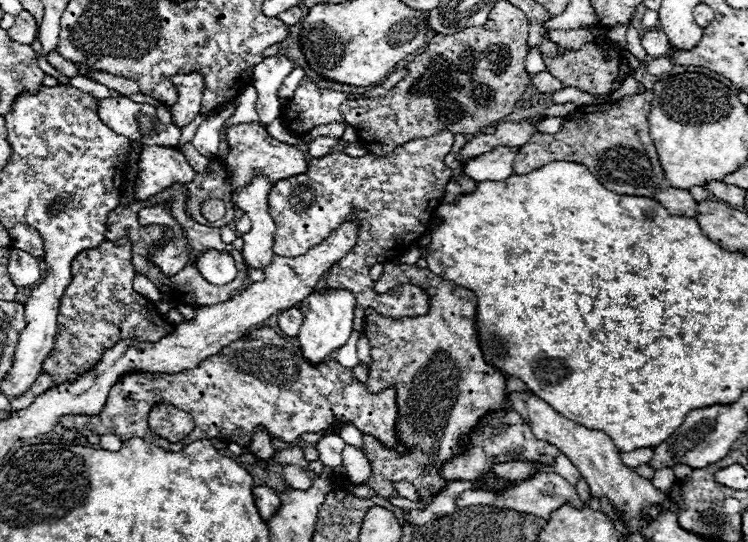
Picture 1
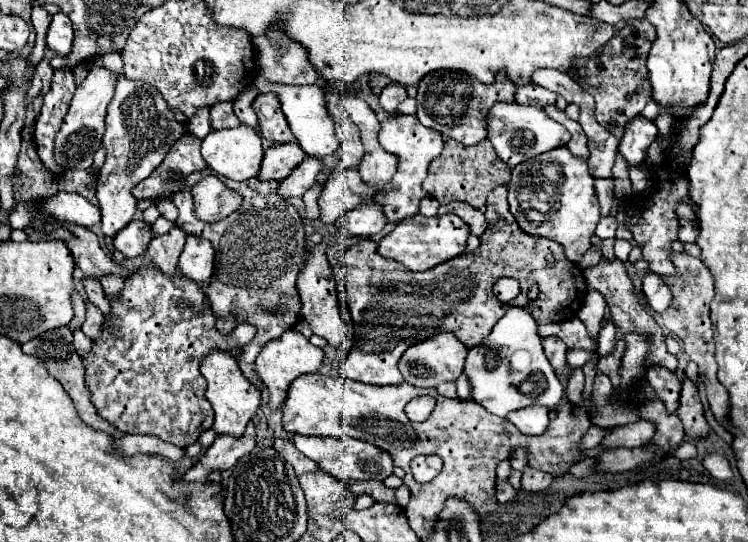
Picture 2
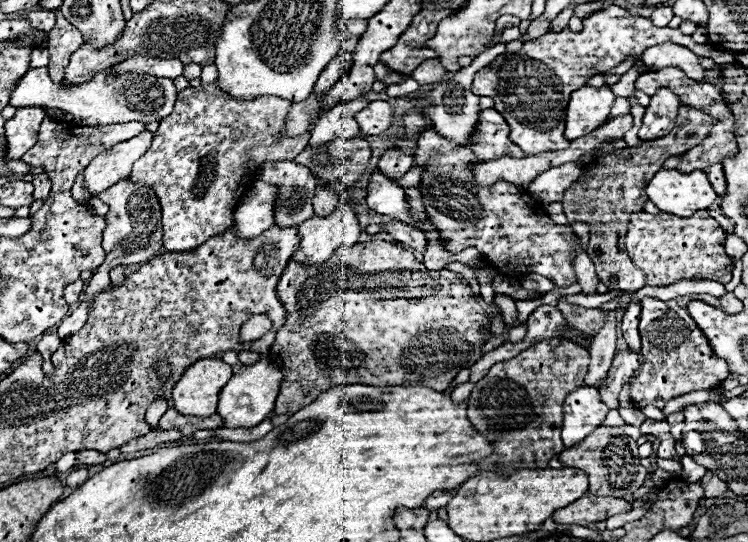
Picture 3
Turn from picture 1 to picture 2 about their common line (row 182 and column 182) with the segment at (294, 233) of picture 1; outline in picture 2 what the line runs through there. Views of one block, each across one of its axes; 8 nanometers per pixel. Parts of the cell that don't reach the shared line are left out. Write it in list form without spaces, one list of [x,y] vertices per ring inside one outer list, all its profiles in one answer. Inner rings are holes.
[[[150,264],[150,266],[138,266],[136,268],[136,272],[132,272],[130,276],[126,276],[126,280],[124,280],[124,288],[114,296],[114,298],[110,298],[110,296],[106,296],[108,298],[108,302],[110,302],[110,308],[112,308],[112,312],[110,312],[110,318],[104,318],[104,326],[102,326],[102,330],[100,330],[100,336],[92,342],[92,348],[90,348],[90,352],[82,358],[82,362],[84,362],[84,370],[86,370],[86,388],[90,390],[90,400],[92,400],[92,404],[96,406],[96,412],[104,418],[104,420],[108,420],[114,428],[118,428],[122,434],[154,434],[156,438],[160,438],[160,440],[164,440],[164,442],[170,442],[170,444],[174,444],[174,446],[180,446],[180,448],[188,448],[190,444],[194,444],[196,440],[198,440],[198,436],[200,436],[200,432],[204,432],[204,430],[208,430],[208,428],[212,428],[212,422],[214,422],[214,410],[212,410],[212,406],[208,404],[208,400],[206,400],[206,396],[204,396],[204,392],[206,392],[206,380],[204,380],[204,376],[200,374],[200,360],[204,358],[204,354],[210,350],[210,348],[222,348],[222,350],[232,350],[232,348],[240,348],[240,346],[244,346],[244,344],[248,344],[252,338],[254,338],[254,334],[256,334],[256,328],[252,326],[252,324],[248,324],[248,322],[242,322],[242,324],[238,324],[230,334],[220,334],[218,330],[216,330],[216,320],[214,320],[214,316],[212,316],[212,310],[208,308],[208,304],[204,304],[204,292],[202,292],[202,288],[200,288],[200,284],[198,282],[194,282],[194,280],[190,280],[190,278],[186,278],[186,276],[178,276],[178,274],[174,274],[174,276],[166,276],[160,268],[156,268],[154,264]]]

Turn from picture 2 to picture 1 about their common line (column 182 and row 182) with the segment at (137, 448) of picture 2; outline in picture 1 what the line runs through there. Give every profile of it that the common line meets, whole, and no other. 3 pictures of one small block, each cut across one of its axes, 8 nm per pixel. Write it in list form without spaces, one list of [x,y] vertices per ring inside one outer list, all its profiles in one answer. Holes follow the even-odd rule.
[[[450,180],[450,184],[446,186],[446,194],[444,194],[444,198],[442,198],[442,202],[444,204],[450,204],[450,202],[456,202],[456,198],[462,194],[462,188],[460,188],[460,184],[456,182],[456,180]]]

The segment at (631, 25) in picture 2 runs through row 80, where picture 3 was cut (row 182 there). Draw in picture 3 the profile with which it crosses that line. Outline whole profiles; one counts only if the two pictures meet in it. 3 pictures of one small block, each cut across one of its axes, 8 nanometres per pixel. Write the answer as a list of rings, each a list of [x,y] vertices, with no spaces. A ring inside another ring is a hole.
[[[682,106],[678,112],[678,120],[674,130],[658,140],[642,142],[640,146],[624,148],[618,154],[606,154],[596,158],[590,166],[584,168],[578,182],[564,194],[564,214],[570,224],[584,222],[584,224],[616,224],[628,222],[632,212],[640,212],[642,204],[648,200],[644,188],[652,180],[652,176],[662,168],[664,160],[670,156],[678,156],[684,150],[690,150],[708,134],[708,130],[716,124],[714,118],[708,122],[690,122],[690,108]]]

